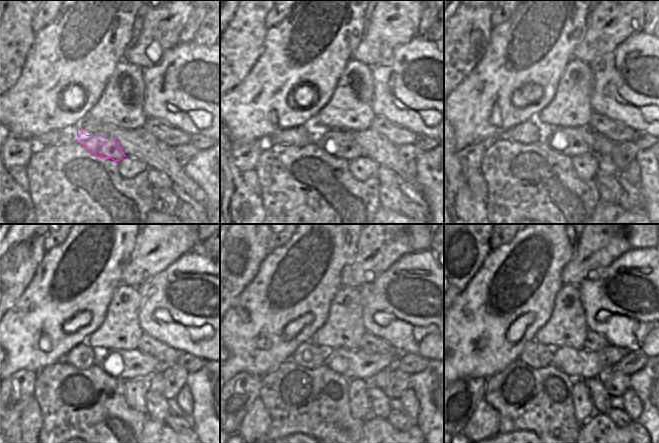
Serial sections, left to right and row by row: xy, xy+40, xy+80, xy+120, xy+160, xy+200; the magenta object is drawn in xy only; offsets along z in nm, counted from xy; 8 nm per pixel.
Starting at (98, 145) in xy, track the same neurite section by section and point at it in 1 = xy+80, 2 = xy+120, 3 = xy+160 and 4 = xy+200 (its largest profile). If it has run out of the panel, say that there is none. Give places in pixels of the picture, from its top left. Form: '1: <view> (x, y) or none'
1: xy+80 (572, 141)
2: xy+120 (125, 365)
3: xy+160 (352, 363)
4: xy+200 (580, 363)

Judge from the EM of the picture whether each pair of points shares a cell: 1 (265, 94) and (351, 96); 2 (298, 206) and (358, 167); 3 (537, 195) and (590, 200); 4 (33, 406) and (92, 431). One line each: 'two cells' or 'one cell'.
1: two cells
2: two cells
3: one cell
4: two cells

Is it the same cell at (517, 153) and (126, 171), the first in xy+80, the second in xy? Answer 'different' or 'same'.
different

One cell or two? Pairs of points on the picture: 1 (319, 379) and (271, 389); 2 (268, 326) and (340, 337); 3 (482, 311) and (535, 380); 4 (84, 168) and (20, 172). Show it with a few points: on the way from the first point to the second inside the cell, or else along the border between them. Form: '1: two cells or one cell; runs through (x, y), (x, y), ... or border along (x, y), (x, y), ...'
1: one cell; runs through (307, 384), (302, 389), (283, 389)
2: two cells; border along (328, 314), (325, 322), (313, 334), (310, 340)
3: two cells; border along (518, 358), (498, 372)
4: two cells; border along (24, 167), (27, 173), (29, 190)

